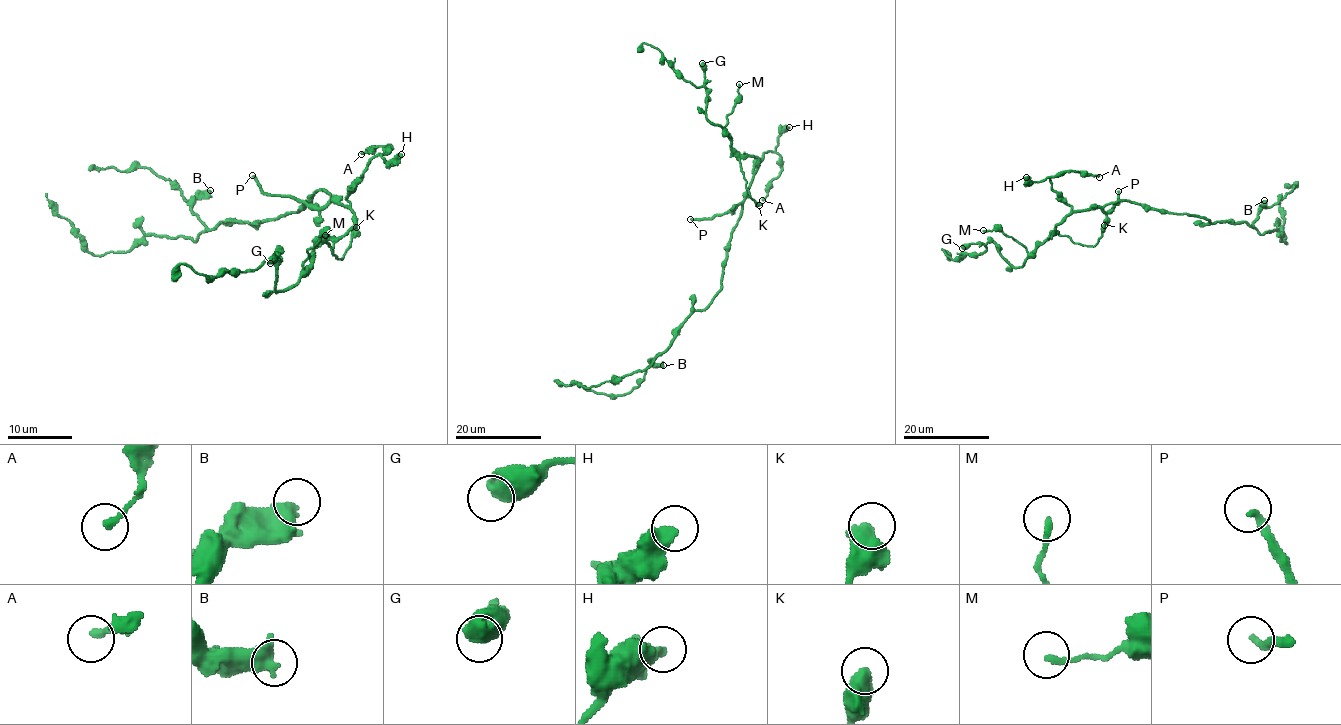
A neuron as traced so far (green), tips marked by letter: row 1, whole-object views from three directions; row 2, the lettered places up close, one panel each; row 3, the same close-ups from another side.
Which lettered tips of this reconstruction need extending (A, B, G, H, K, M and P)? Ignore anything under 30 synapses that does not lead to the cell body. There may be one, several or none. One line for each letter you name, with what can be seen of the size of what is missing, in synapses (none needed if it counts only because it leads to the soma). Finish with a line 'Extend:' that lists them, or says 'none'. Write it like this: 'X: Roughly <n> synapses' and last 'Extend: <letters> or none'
P: Roughly 45 synapses
Extend: P

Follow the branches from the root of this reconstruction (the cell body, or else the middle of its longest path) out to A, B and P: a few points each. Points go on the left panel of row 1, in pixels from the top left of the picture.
A: (317, 190), (348, 206), (346, 196), (366, 164), (387, 154), (390, 146), (361, 154)
B: (317, 190), (298, 211), (257, 224), (218, 222), (209, 229), (192, 211), (192, 204), (210, 190)
P: (317, 190), (324, 190), (330, 199), (320, 208), (312, 208), (296, 198), (265, 193), (252, 175)

